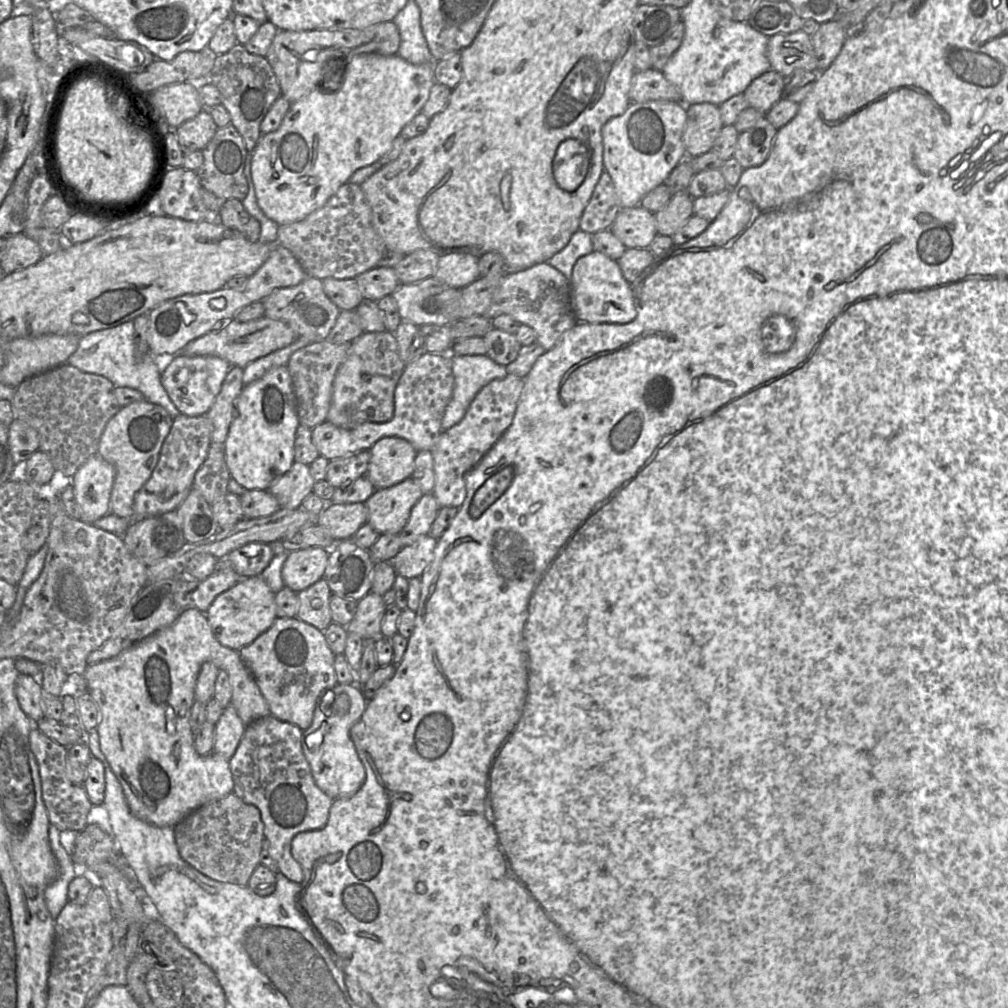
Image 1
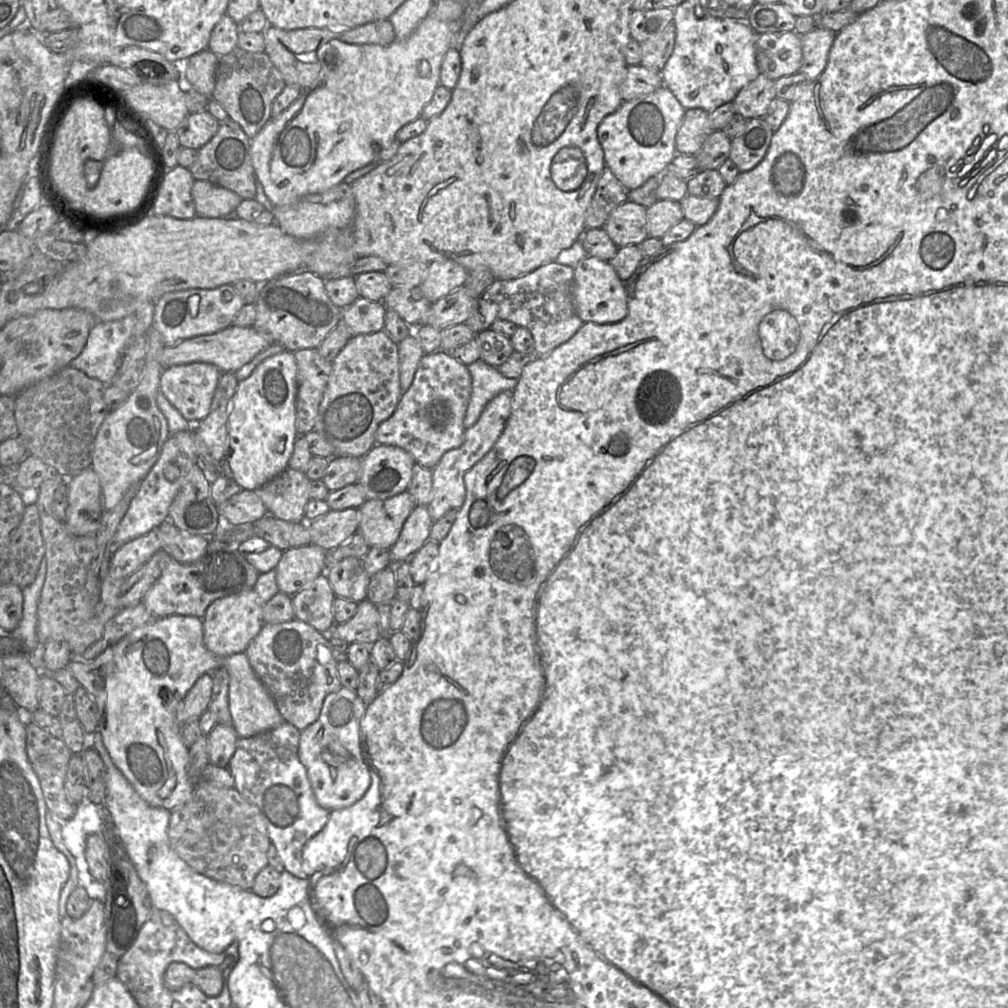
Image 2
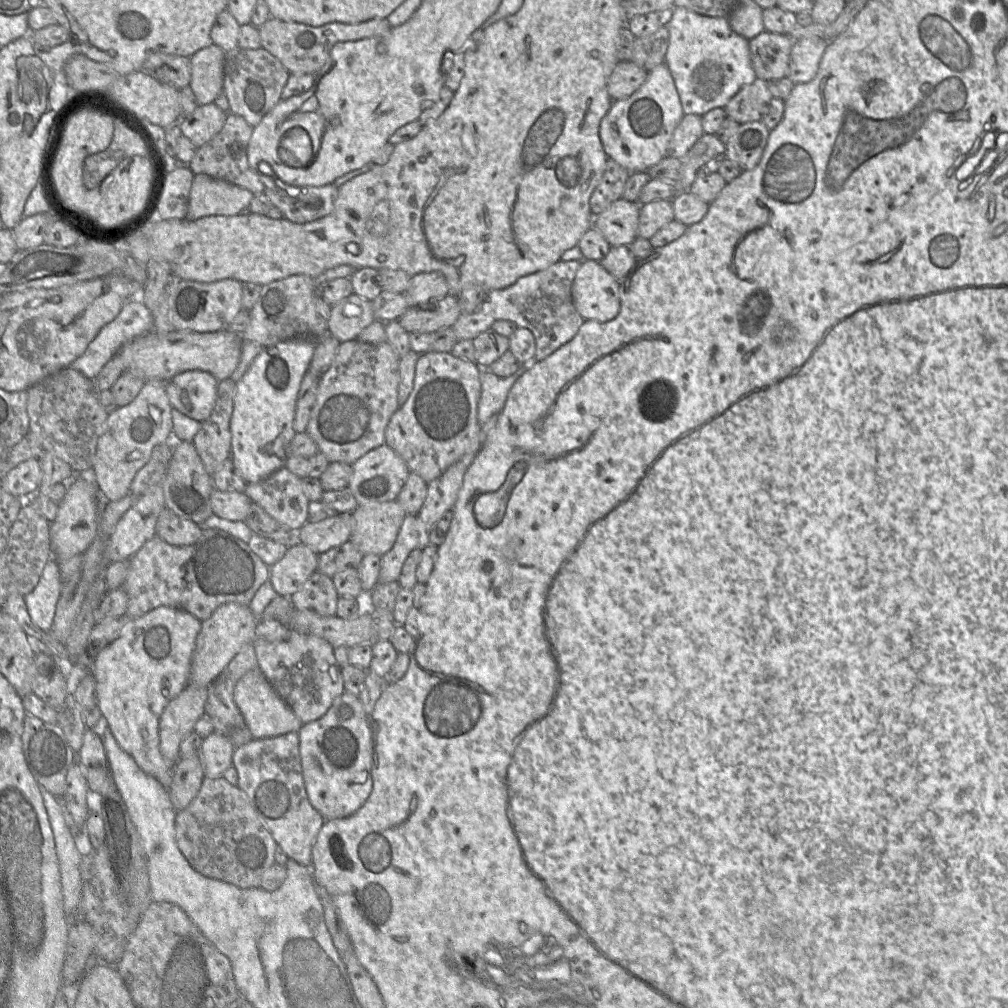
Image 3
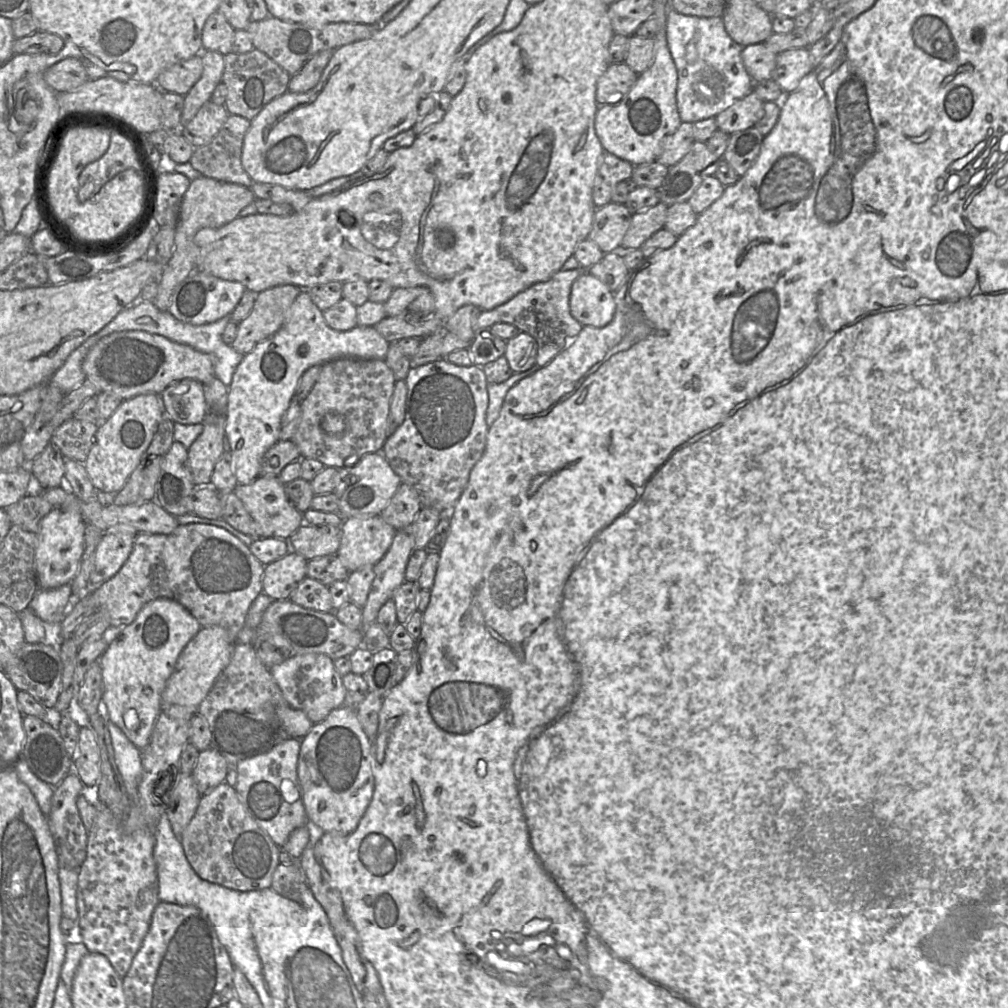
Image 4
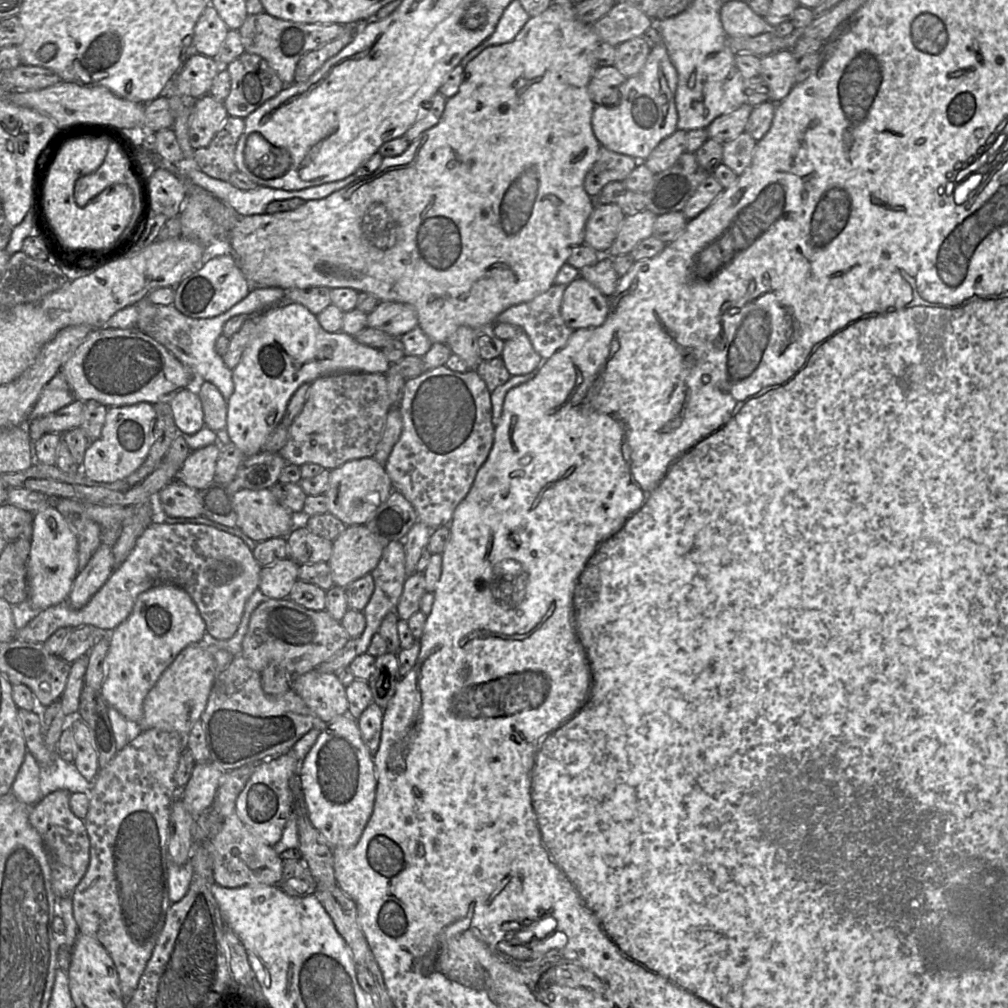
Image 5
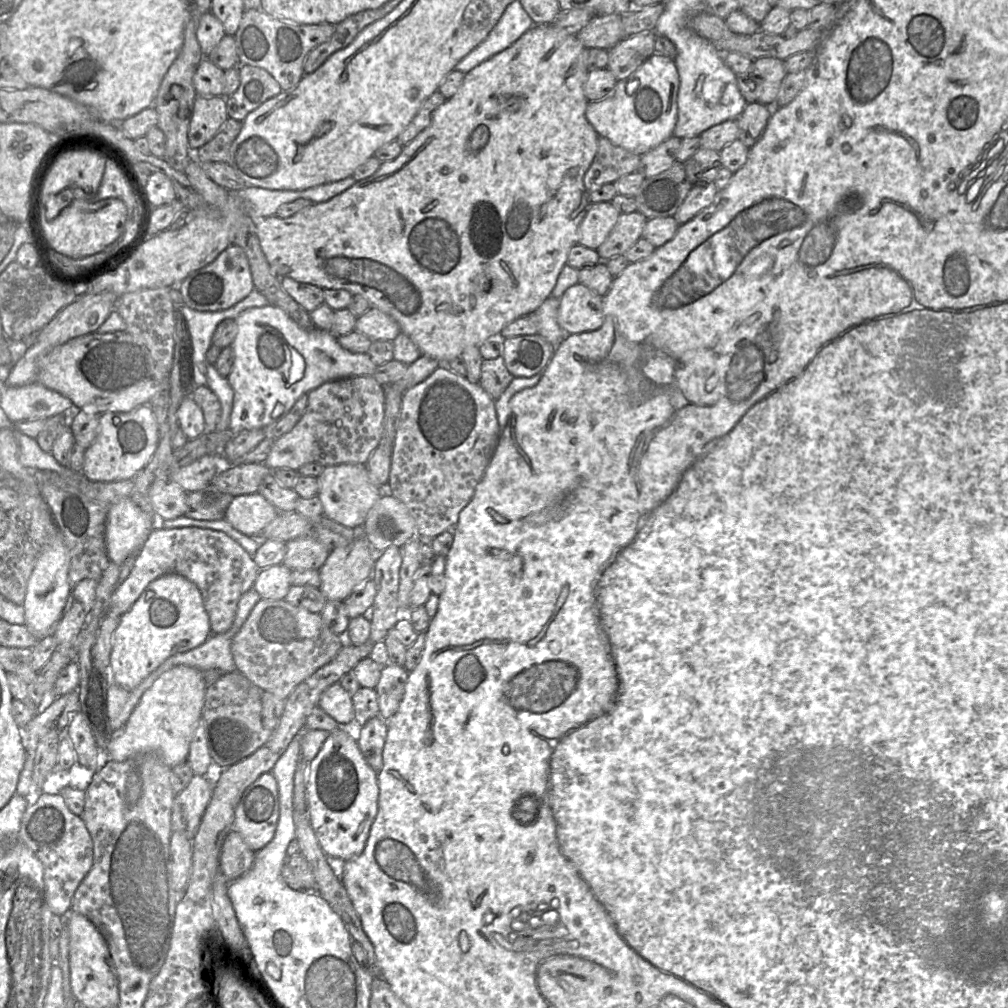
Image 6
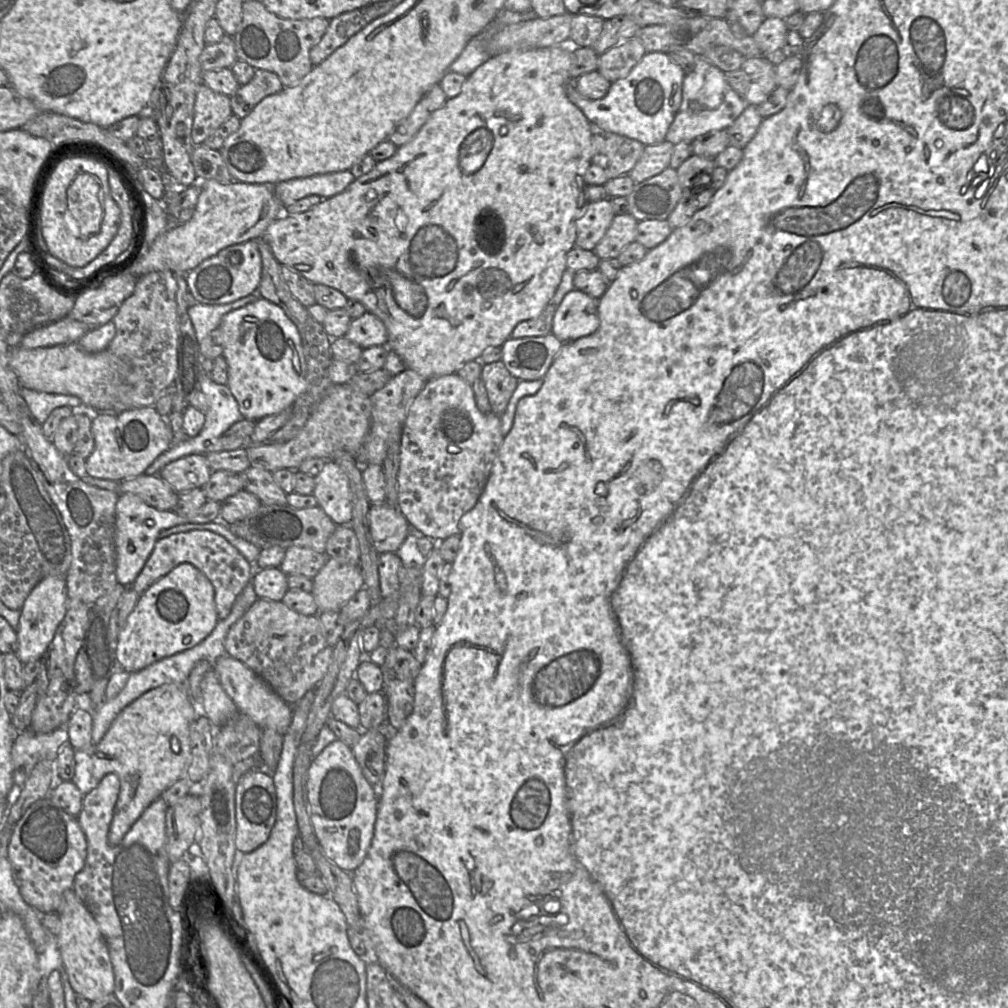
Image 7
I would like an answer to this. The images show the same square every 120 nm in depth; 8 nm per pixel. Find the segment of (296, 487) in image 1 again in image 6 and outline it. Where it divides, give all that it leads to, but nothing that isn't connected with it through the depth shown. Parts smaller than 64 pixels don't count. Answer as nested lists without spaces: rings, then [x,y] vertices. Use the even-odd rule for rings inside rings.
[[[254,493],[234,497],[226,509],[223,519],[244,535],[261,537],[265,527],[275,519],[278,513],[279,511],[261,494]]]

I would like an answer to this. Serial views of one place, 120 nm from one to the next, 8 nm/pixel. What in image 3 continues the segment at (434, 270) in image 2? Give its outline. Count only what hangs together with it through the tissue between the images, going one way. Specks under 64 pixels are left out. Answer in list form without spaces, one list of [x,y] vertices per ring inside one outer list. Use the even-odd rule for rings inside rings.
[[[422,272],[410,278],[404,294],[410,307],[432,309],[437,300],[449,294],[449,286],[441,272]]]

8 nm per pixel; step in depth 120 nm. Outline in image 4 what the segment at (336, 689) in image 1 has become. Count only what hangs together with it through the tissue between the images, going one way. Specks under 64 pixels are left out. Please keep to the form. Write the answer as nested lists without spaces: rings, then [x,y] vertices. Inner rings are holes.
[[[346,704],[314,724],[301,739],[297,776],[309,823],[316,832],[347,835],[357,828],[374,792],[372,741],[364,732],[356,709]]]

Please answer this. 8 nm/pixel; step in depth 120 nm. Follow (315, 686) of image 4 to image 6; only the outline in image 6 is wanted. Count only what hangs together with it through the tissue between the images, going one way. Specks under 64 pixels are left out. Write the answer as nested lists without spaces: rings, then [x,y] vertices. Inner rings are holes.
[[[339,682],[332,684],[322,693],[318,707],[339,724],[345,727],[355,727],[351,696]]]

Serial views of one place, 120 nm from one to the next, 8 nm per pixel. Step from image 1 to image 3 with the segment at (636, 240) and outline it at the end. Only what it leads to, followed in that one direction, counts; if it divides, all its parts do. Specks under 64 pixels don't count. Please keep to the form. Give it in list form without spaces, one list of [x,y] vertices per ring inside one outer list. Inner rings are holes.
[[[620,198],[593,219],[593,227],[602,233],[611,246],[629,246],[638,237],[640,204]]]

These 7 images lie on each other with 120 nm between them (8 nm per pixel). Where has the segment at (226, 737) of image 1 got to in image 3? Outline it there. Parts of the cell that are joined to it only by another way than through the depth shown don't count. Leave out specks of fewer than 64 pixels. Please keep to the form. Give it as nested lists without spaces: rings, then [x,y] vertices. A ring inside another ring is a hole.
[[[217,731],[205,738],[199,752],[205,777],[222,777],[233,765],[234,751],[232,743]]]

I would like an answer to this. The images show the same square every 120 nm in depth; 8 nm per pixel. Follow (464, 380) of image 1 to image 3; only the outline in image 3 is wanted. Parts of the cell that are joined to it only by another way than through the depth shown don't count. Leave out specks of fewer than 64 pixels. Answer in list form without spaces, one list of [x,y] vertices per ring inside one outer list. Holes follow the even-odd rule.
[[[481,369],[481,395],[477,409],[477,419],[480,425],[485,424],[493,415],[500,414],[510,389],[525,373],[517,374],[516,371],[507,378],[500,378],[489,369]]]

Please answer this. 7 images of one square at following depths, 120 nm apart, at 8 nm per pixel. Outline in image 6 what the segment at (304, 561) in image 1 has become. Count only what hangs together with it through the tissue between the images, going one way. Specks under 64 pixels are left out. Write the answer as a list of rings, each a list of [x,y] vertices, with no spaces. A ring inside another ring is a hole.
[[[283,563],[260,569],[253,588],[266,600],[285,599],[291,587],[291,570]]]

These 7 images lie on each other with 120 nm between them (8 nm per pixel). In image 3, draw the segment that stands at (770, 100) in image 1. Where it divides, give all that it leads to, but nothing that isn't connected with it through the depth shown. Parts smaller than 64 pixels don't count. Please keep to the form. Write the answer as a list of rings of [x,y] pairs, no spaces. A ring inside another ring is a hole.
[[[756,78],[742,87],[724,107],[727,117],[739,124],[761,121],[772,99],[768,82]]]

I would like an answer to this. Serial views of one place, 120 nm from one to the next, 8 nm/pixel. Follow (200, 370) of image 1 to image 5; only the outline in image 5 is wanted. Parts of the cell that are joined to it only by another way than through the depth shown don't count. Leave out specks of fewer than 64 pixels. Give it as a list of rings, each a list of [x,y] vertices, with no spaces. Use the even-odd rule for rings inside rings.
[[[194,386],[178,390],[168,402],[179,434],[192,435],[205,426],[202,404]]]

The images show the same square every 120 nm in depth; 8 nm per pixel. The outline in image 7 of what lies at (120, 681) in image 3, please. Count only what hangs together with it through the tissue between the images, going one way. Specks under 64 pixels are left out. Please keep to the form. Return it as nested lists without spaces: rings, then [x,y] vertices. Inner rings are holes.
[[[179,564],[140,596],[118,635],[118,662],[124,671],[138,672],[196,646],[211,634],[218,619],[215,590],[210,580],[192,564]]]

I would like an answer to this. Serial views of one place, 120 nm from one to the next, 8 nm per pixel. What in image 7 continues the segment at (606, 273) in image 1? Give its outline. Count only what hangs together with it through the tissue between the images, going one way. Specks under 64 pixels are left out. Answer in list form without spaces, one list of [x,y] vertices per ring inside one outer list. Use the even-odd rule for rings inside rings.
[[[574,288],[557,306],[551,332],[562,342],[590,335],[599,328],[598,300]]]

